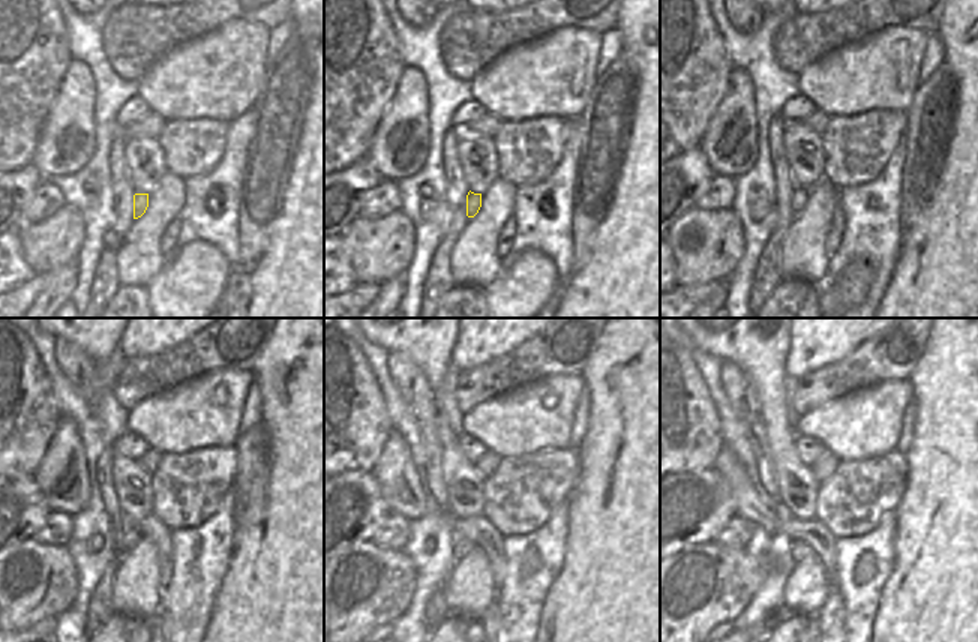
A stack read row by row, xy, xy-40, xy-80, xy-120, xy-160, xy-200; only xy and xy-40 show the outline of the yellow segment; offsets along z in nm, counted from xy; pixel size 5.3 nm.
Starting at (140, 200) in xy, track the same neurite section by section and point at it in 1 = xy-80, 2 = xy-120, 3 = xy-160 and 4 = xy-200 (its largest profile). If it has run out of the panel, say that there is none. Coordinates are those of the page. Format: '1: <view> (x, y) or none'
1: xy-80 (801, 195)
2: xy-120 (129, 540)
3: xy-160 (462, 546)
4: xy-200 (800, 551)

